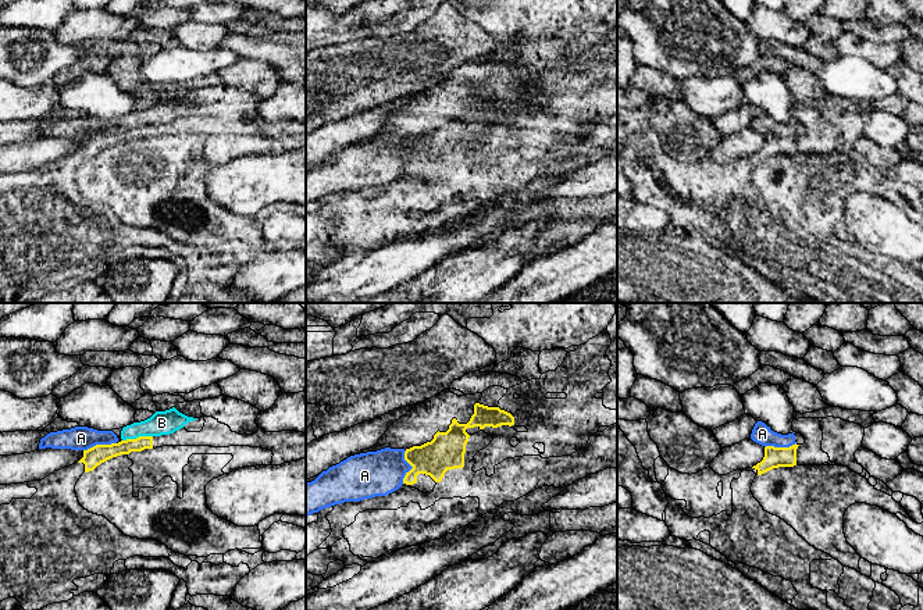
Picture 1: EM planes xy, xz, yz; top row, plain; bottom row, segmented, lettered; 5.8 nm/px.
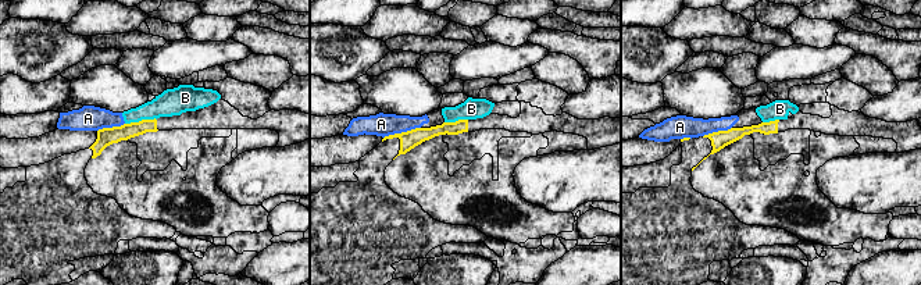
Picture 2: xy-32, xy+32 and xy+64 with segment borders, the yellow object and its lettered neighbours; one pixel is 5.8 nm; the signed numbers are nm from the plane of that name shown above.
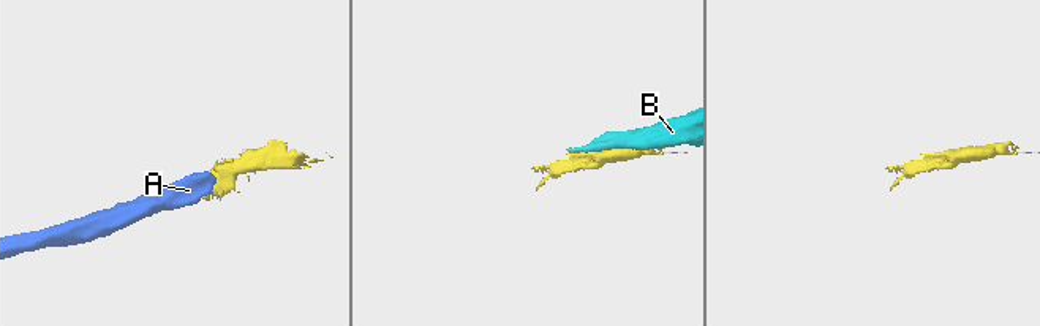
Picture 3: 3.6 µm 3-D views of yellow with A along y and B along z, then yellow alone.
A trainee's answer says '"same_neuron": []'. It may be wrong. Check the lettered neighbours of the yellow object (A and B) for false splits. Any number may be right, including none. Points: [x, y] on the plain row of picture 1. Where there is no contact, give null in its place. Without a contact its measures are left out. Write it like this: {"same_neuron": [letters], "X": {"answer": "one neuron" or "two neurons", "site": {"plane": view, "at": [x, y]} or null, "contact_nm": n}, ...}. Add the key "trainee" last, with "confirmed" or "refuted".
{"same_neuron": [], "A": {"answer": "two neurons", "site": {"plane": "xz", "at": [412, 154]}, "contact_nm": 190}, "B": {"answer": "two neurons", "site": {"plane": "xy", "at": [136, 127]}, "contact_nm": 180}, "trainee": "confirmed"}

